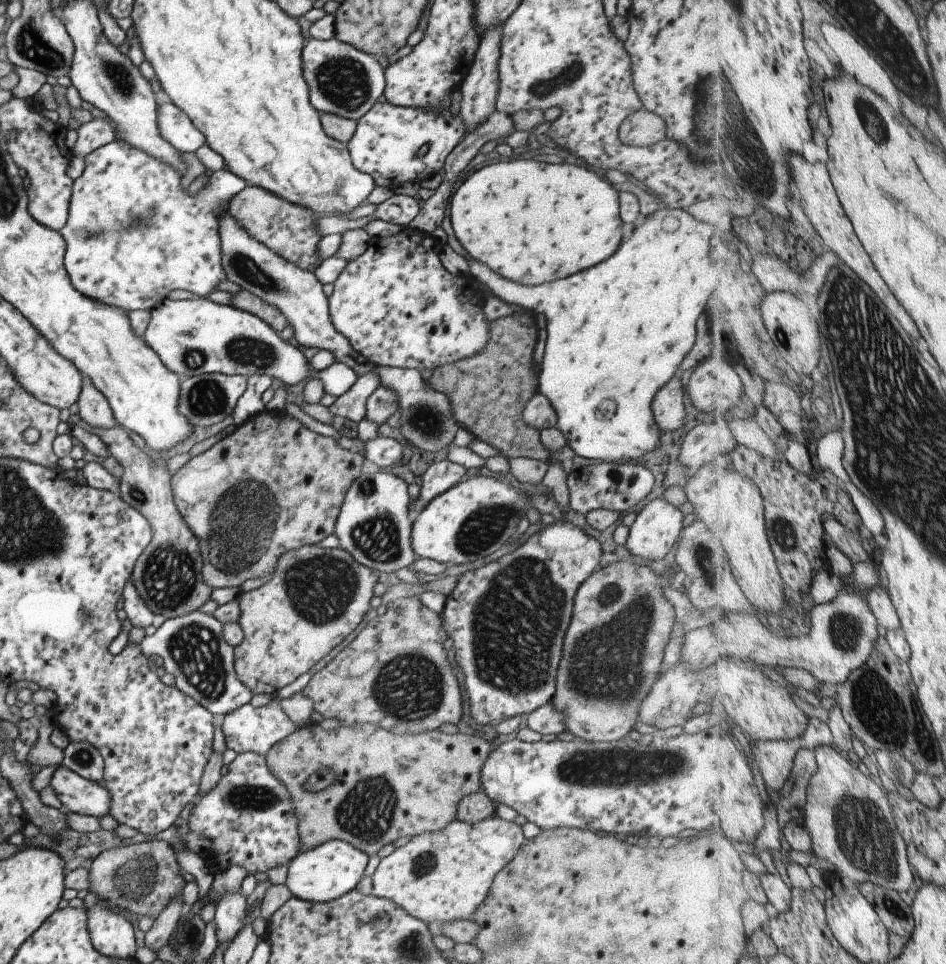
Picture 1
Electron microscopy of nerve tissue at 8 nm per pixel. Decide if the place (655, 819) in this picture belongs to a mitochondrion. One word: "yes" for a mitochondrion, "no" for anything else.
no

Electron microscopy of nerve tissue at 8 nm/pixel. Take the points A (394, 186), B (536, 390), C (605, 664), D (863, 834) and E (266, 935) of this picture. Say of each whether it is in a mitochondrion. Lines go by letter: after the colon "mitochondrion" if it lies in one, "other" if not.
A: other
B: other
C: mitochondrion
D: mitochondrion
E: other

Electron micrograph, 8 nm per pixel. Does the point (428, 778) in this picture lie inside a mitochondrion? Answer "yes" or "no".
no

